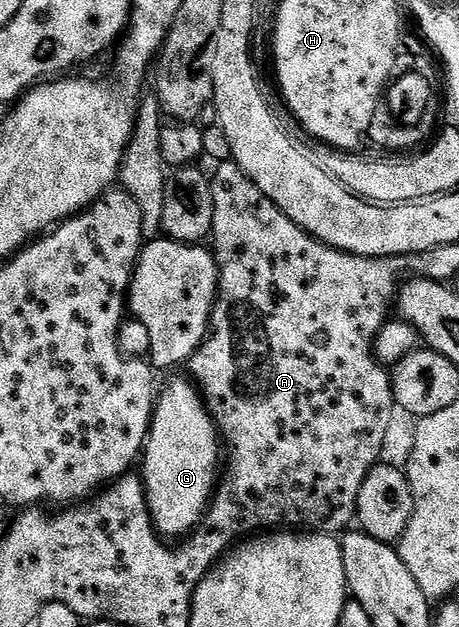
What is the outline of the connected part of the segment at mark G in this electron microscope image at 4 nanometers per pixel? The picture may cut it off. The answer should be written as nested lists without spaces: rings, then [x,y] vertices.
[[[184,379],[171,381],[162,392],[160,389],[155,400],[153,422],[149,426],[149,439],[143,449],[142,468],[139,468],[153,527],[165,538],[188,537],[204,520],[223,464],[223,441],[217,423],[213,421],[196,383]]]

